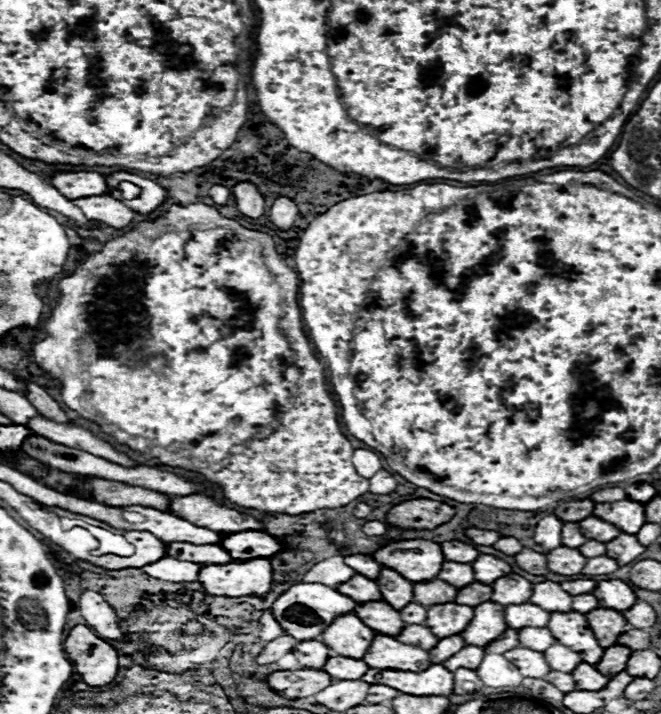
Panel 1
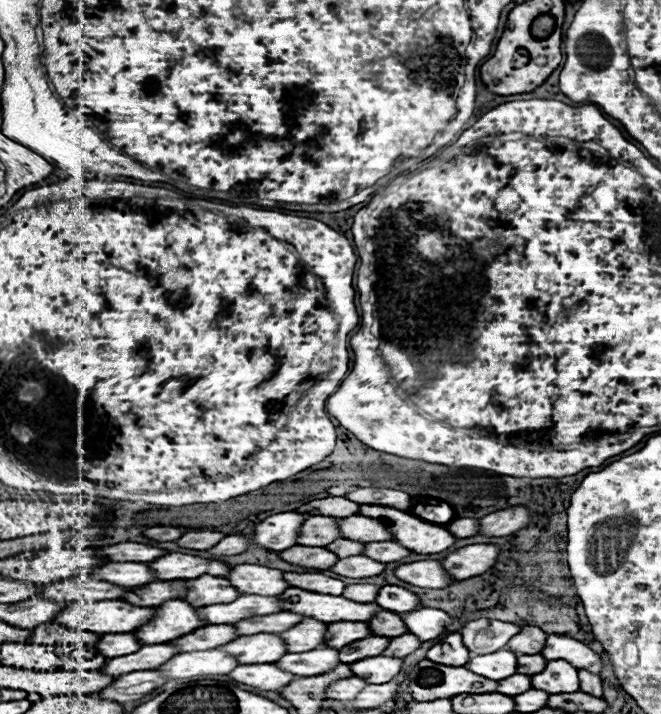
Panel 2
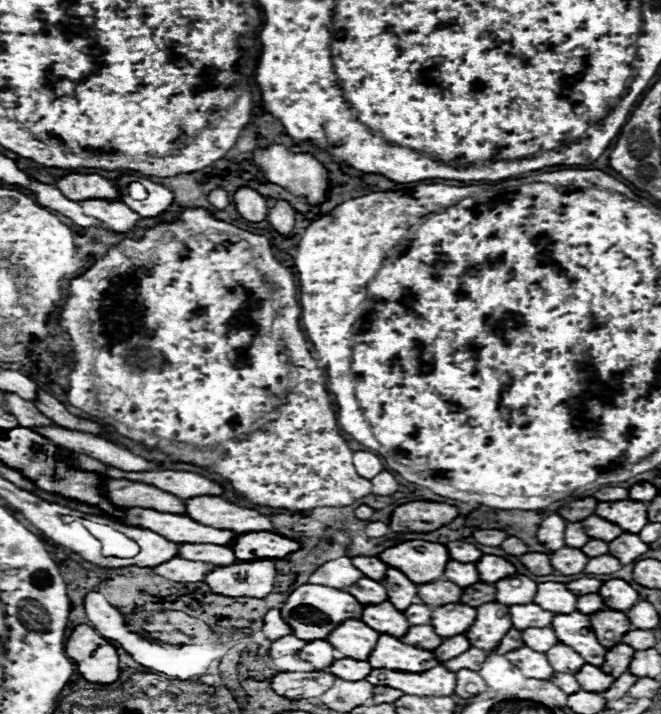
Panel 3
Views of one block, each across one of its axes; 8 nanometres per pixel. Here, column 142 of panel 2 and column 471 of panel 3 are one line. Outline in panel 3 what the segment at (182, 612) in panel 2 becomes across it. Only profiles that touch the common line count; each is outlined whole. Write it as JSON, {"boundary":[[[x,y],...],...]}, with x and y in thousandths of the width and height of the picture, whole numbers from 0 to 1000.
{"boundary":[[[738,843],[720,852],[720,874],[708,880],[705,891],[714,905],[732,910],[735,916],[744,916],[747,908],[756,902],[759,891],[775,880],[769,852],[753,843]]]}

